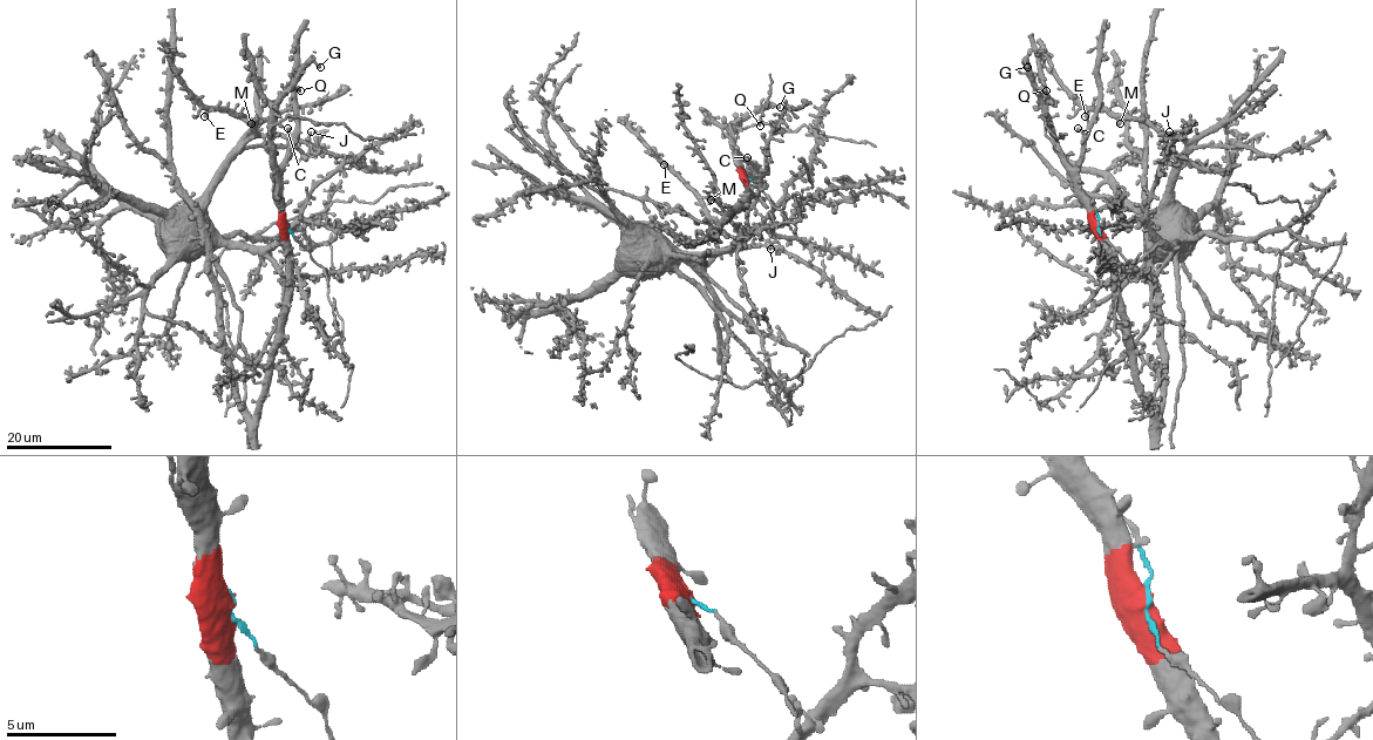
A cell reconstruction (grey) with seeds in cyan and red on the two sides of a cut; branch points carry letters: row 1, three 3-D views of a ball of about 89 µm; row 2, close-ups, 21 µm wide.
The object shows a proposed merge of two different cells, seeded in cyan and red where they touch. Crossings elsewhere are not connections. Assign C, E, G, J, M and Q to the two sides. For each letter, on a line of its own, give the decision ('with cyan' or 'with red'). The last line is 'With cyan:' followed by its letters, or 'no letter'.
C: with red
E: with cyan
G: with red
J: with cyan
M: with cyan
Q: with red
With cyan: E, J, M

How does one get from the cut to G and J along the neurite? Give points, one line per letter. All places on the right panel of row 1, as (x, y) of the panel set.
G: (1098, 225), (1091, 203), (1080, 192), (1079, 175), (1066, 162), (1054, 137), (1047, 107), (1027, 67)
J: (1098, 223), (1144, 276), (1169, 255), (1147, 219), (1157, 169), (1185, 161), (1164, 141), (1169, 131)

